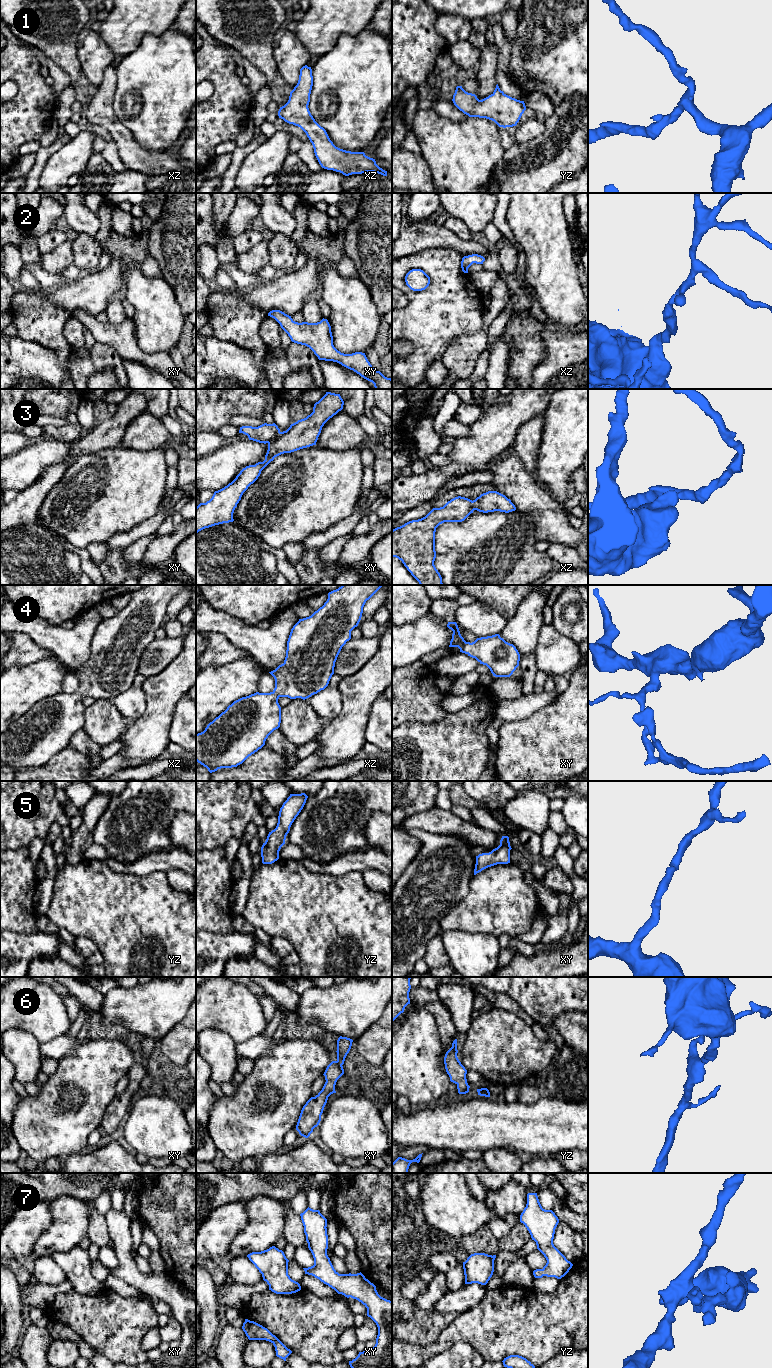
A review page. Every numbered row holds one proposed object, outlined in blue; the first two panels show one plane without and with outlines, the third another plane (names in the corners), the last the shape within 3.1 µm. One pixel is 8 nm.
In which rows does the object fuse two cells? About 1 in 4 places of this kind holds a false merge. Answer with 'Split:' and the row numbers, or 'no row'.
Split: 3

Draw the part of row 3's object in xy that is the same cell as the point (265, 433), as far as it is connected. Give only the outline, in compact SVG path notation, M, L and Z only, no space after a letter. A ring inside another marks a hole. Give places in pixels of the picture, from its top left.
M264 423L258 427L242 426L240 427L239 433L247 435L249 440L266 444L276 438L280 433L280 429L275 423Z

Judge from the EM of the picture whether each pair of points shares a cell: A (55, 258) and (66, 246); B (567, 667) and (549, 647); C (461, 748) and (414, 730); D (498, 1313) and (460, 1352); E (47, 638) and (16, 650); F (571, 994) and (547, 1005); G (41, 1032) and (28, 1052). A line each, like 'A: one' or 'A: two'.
A: one
B: one
C: one
D: two
E: two
F: one
G: two

